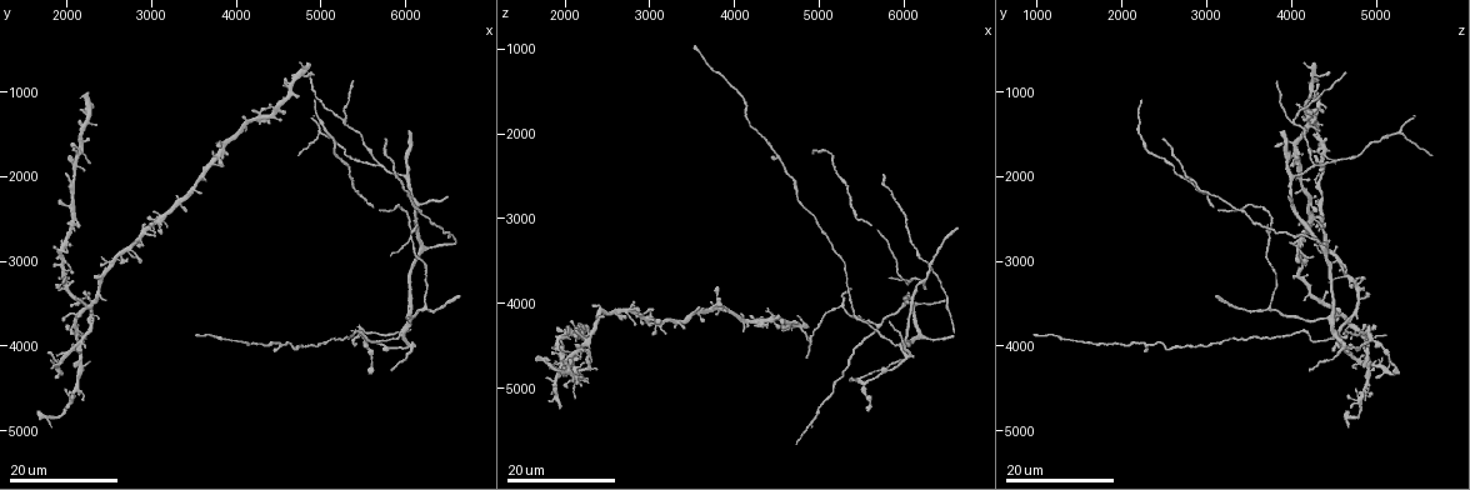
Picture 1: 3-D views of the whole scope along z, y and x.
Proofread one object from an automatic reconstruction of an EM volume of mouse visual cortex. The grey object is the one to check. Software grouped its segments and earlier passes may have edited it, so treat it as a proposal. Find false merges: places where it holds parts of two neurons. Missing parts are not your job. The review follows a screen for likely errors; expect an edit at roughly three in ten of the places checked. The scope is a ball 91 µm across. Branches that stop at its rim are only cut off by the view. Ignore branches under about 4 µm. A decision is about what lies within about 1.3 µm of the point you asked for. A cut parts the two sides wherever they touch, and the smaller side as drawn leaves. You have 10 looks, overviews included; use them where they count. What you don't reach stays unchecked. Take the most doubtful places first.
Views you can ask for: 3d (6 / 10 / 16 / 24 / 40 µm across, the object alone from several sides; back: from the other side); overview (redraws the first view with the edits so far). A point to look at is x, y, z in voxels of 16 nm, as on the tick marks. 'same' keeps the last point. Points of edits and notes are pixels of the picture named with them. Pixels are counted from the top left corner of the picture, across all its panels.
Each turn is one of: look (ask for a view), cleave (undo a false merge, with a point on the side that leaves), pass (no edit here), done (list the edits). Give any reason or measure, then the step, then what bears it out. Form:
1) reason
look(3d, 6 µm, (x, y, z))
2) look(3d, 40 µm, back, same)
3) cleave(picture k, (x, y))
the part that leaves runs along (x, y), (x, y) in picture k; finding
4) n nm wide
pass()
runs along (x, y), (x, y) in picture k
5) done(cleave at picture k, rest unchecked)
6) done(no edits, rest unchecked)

look(3d, 24 µm, (6000, 3650, 4450))

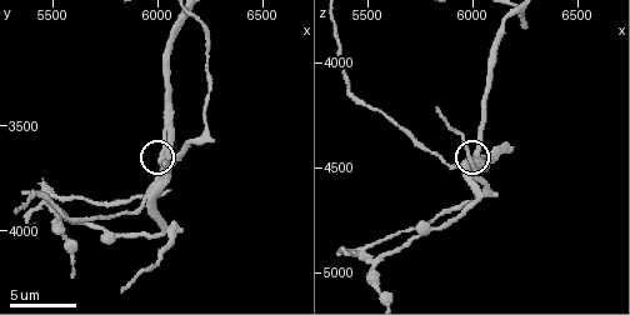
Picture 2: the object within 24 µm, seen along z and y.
look(3d, 10 µm, (6030, 3670, 4440))

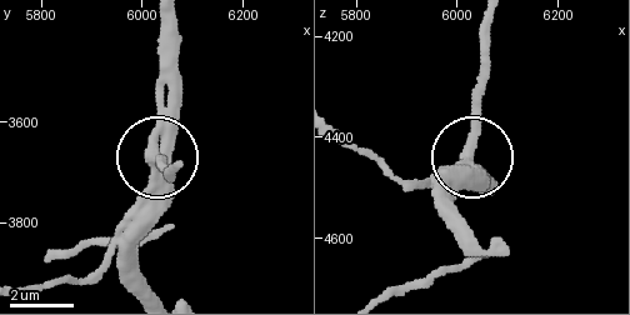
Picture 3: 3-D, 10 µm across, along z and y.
360 nm wide
pass()
continuous, no second neuron

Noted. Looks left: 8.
look(3d, 24 µm, (6250, 3550, 3750))

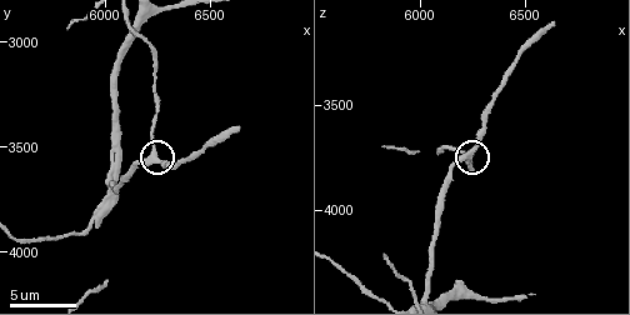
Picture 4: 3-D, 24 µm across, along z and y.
closer look
look(3d, 10 µm, (6230, 3520, 3750))

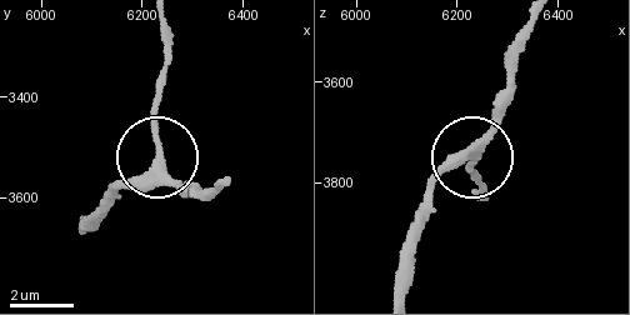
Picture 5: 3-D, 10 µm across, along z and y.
260 nm wide
pass()
runs along (401, 294), (413, 221), (436, 181), (476, 149), (504, 103) in picture 5; all the same neuron

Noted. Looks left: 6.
four arms meet
look(3d, 10 µm, (6050, 4020, 4630))

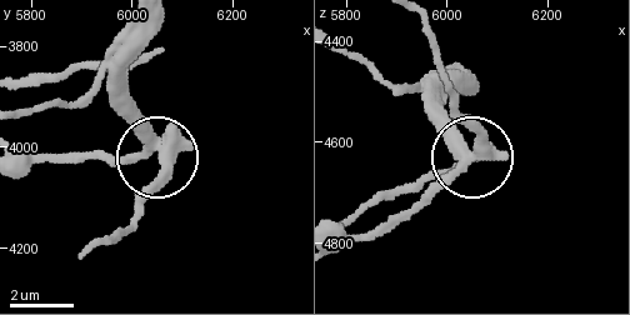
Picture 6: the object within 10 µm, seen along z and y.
cleave(picture 6, (119, 163))
the part that leaves runs along (150, 148), (129, 156), (24, 154) in picture 6; a second neuron is stuck on

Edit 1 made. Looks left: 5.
look(3d, 16 µm, (6150, 2350, 4000))

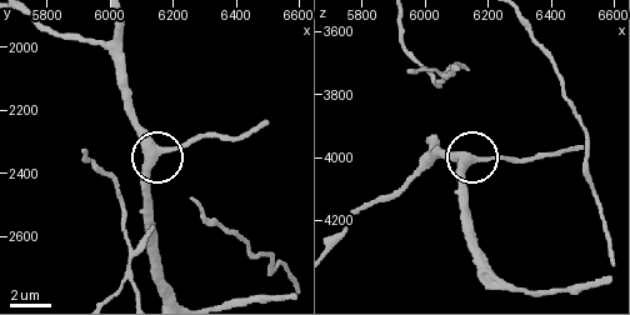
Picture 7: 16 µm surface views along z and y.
look(3d, 10 µm, (6160, 2330, 4010))

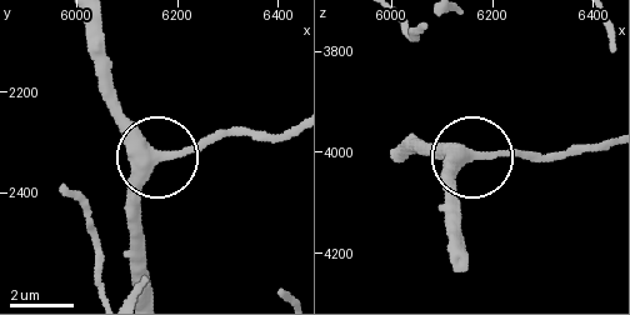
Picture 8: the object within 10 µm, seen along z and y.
360 nm wide
pass()
runs along (84, 24), (111, 113), (154, 159), (256, 136) in picture 8; continuous, no second neuron

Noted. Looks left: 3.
look(3d, 16 µm, (6200, 2850, 4450))

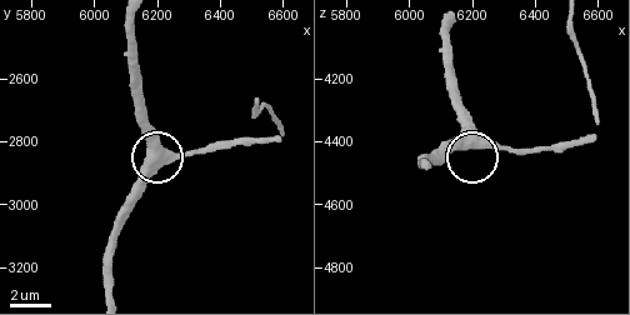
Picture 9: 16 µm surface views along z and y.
closer look
look(3d, 6 µm, (6230, 2860, 4400))

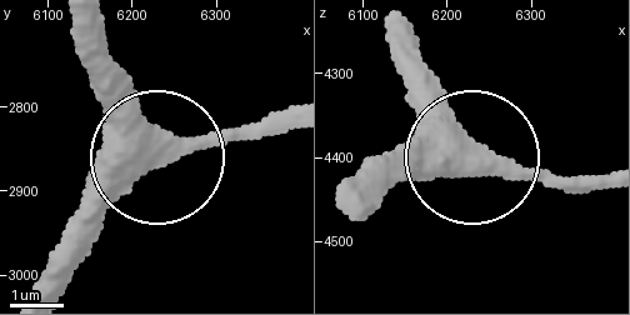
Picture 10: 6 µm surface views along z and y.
side arm 51 µm
pass()
runs along (80, 28), (89, 81), (160, 158), (276, 135) in picture 10; continuous, no second neuron

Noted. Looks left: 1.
done(cleave at picture 6, rest unchecked)

